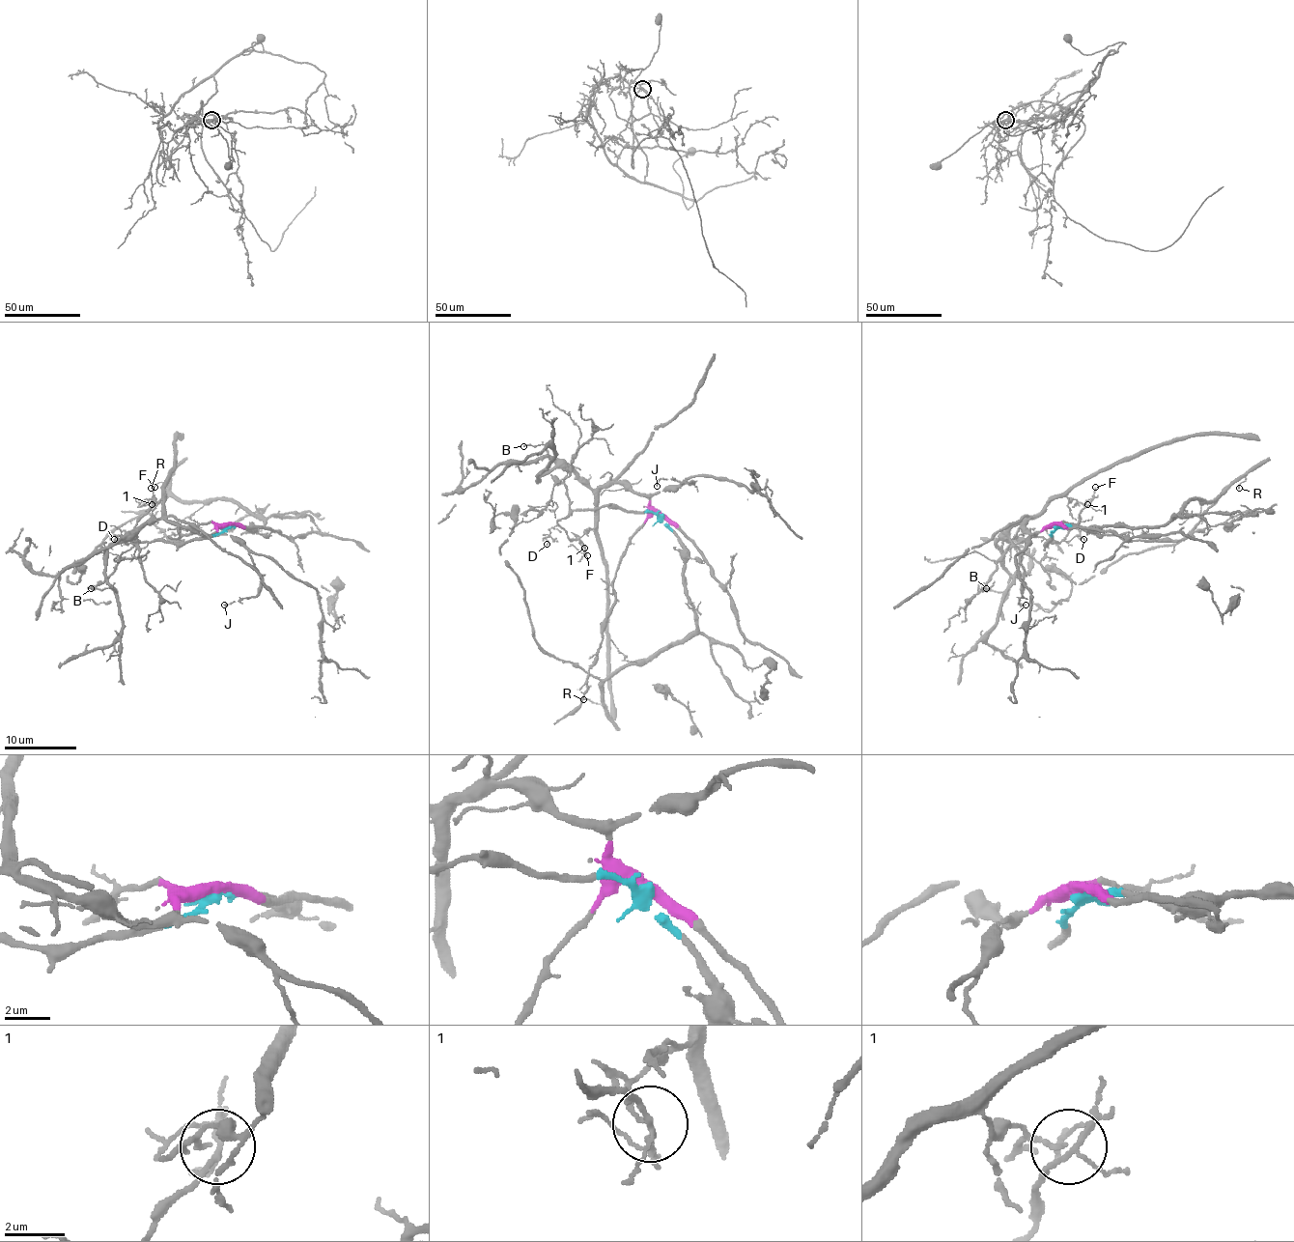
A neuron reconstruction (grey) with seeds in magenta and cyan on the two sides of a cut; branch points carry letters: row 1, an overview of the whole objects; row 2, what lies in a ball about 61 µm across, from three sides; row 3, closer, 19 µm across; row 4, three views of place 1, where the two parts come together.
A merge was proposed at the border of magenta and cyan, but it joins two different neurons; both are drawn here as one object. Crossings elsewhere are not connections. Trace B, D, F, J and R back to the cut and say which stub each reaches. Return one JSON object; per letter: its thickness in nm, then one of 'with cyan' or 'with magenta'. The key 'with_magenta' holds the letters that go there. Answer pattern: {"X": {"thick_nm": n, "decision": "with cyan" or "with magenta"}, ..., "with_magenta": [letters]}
{"B": {"thick_nm": 140, "decision": "with magenta"}, "D": {"thick_nm": 130, "decision": "with cyan"}, "F": {"thick_nm": 100, "decision": "with cyan"}, "J": {"thick_nm": 180, "decision": "with magenta"}, "R": {"thick_nm": 110, "decision": "with cyan"}, "with_magenta": ["B", "J"]}

